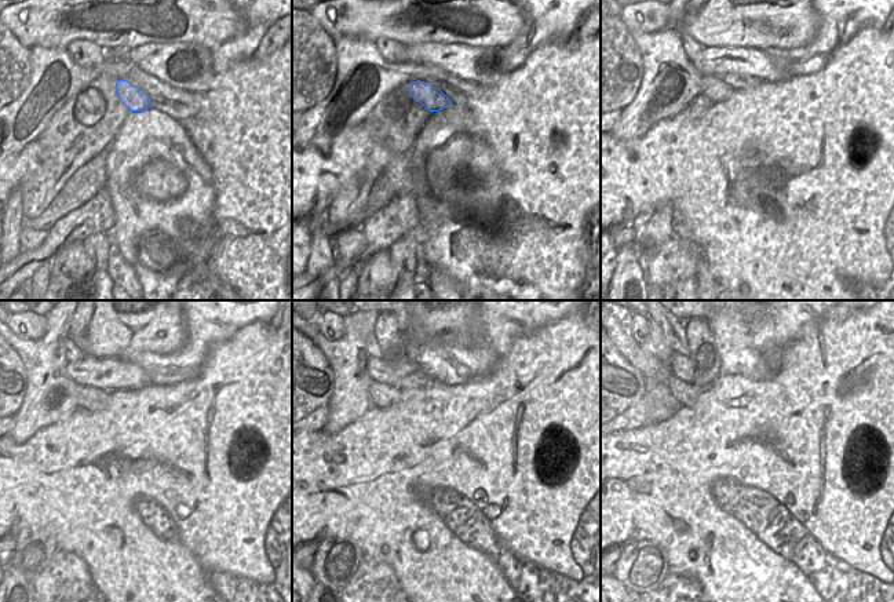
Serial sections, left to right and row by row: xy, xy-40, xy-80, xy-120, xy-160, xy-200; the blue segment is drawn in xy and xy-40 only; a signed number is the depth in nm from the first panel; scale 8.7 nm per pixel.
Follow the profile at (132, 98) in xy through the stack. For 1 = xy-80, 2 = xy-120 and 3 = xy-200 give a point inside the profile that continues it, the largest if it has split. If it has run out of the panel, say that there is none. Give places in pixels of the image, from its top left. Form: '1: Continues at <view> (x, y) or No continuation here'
1: Continues at xy-80 (714, 88)
2: Continues at xy-120 (91, 398)
3: Continues at xy-200 (649, 367).

